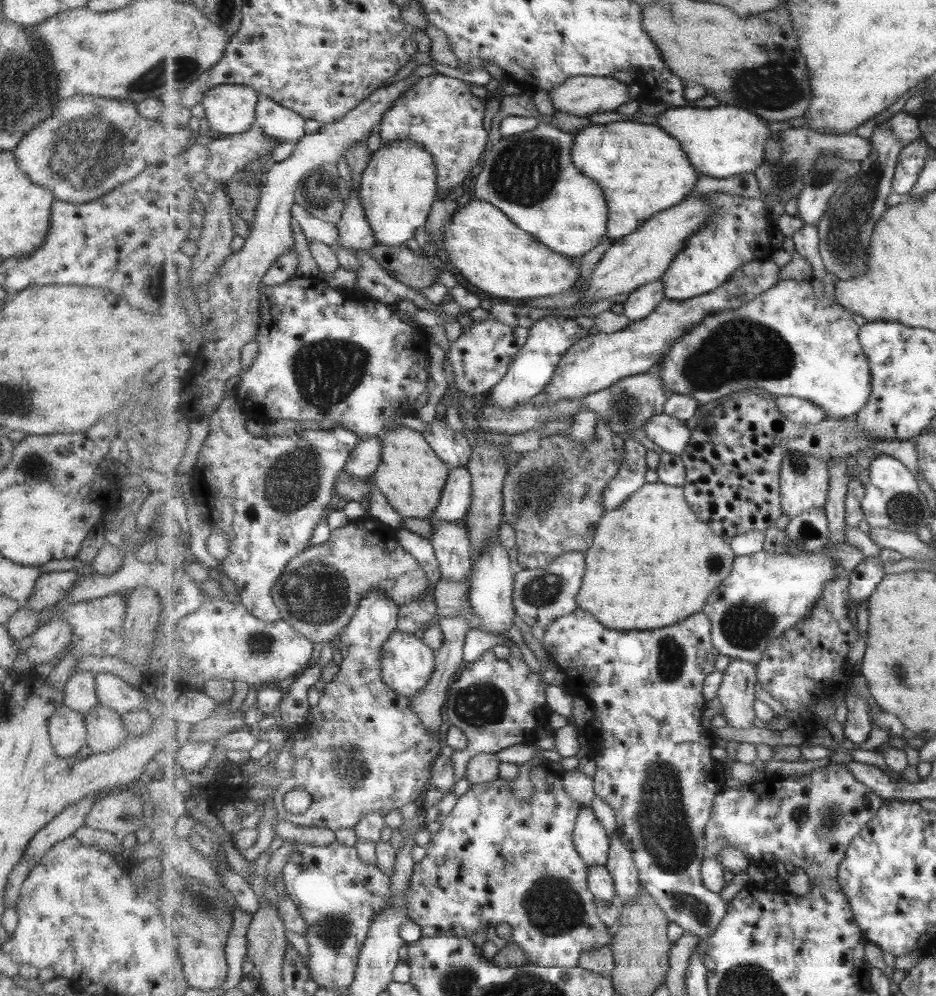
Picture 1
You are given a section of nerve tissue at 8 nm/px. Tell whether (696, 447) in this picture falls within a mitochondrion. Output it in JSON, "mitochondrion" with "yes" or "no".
{"mitochondrion":"no"}

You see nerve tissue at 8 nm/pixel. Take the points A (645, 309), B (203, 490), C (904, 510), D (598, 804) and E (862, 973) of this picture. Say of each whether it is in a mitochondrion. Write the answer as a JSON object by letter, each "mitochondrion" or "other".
{"A":"other","B":"other","C":"mitochondrion","D":"other","E":"other"}

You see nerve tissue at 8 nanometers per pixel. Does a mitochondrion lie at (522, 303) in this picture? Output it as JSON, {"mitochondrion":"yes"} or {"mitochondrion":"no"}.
{"mitochondrion":"no"}

